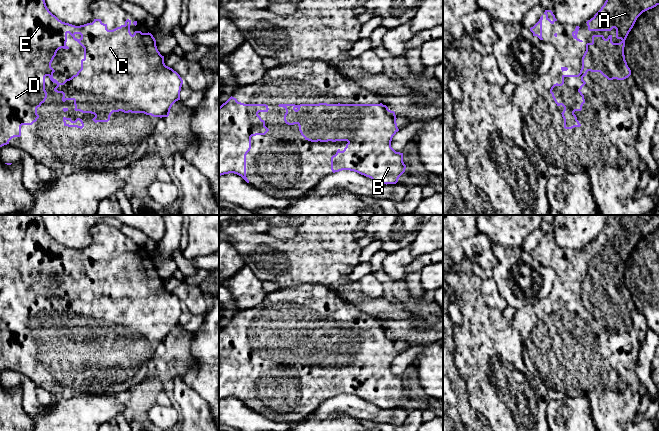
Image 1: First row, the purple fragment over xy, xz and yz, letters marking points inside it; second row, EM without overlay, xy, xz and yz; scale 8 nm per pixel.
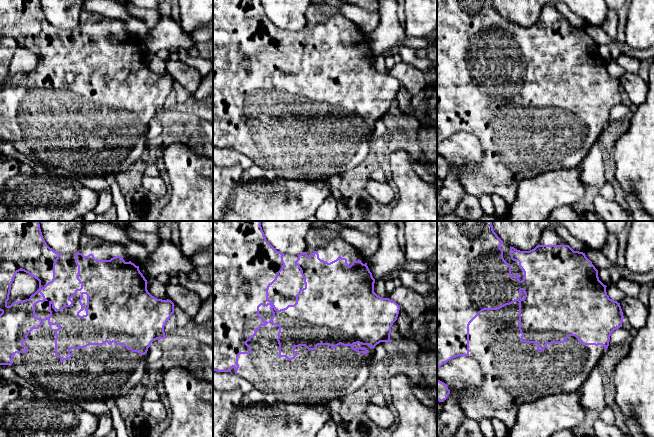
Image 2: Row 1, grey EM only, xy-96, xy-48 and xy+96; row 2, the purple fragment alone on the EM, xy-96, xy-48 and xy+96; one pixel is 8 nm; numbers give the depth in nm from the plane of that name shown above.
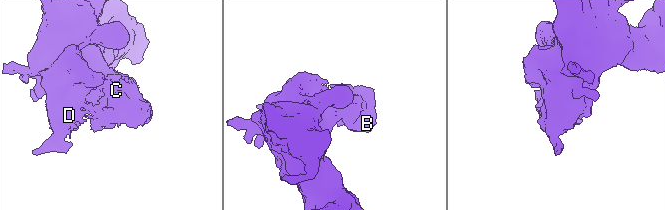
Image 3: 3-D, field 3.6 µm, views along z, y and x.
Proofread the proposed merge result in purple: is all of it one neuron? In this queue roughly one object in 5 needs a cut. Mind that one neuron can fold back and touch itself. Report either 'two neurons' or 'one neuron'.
one neuron

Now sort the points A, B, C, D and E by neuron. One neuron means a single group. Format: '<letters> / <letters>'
A B C D E

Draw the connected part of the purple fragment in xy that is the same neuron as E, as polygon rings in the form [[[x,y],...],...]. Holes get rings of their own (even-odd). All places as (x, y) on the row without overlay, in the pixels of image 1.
[[[0,215],[0,371],[9,368],[14,361],[21,360],[22,349],[32,349],[39,339],[37,332],[45,326],[45,301],[48,300],[57,310],[54,315],[62,317],[62,325],[73,324],[75,335],[91,337],[97,346],[108,346],[113,336],[144,337],[153,341],[168,341],[172,329],[180,324],[183,304],[180,299],[164,287],[164,280],[156,270],[151,257],[130,256],[131,244],[113,254],[107,253],[101,243],[92,247],[75,250],[62,246],[46,230],[42,215]],[[67,258],[70,258],[84,272],[81,293],[76,299],[59,307],[53,302],[55,294],[51,287],[59,273],[69,273],[66,269]]]

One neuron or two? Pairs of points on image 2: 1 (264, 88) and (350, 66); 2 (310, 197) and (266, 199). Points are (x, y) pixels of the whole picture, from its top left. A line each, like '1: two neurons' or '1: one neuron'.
1: one neuron
2: one neuron

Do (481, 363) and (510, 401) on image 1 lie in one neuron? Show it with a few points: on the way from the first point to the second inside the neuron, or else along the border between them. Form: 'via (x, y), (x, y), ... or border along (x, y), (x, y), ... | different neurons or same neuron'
via (485, 373), (487, 382), (500, 395) | same neuron

